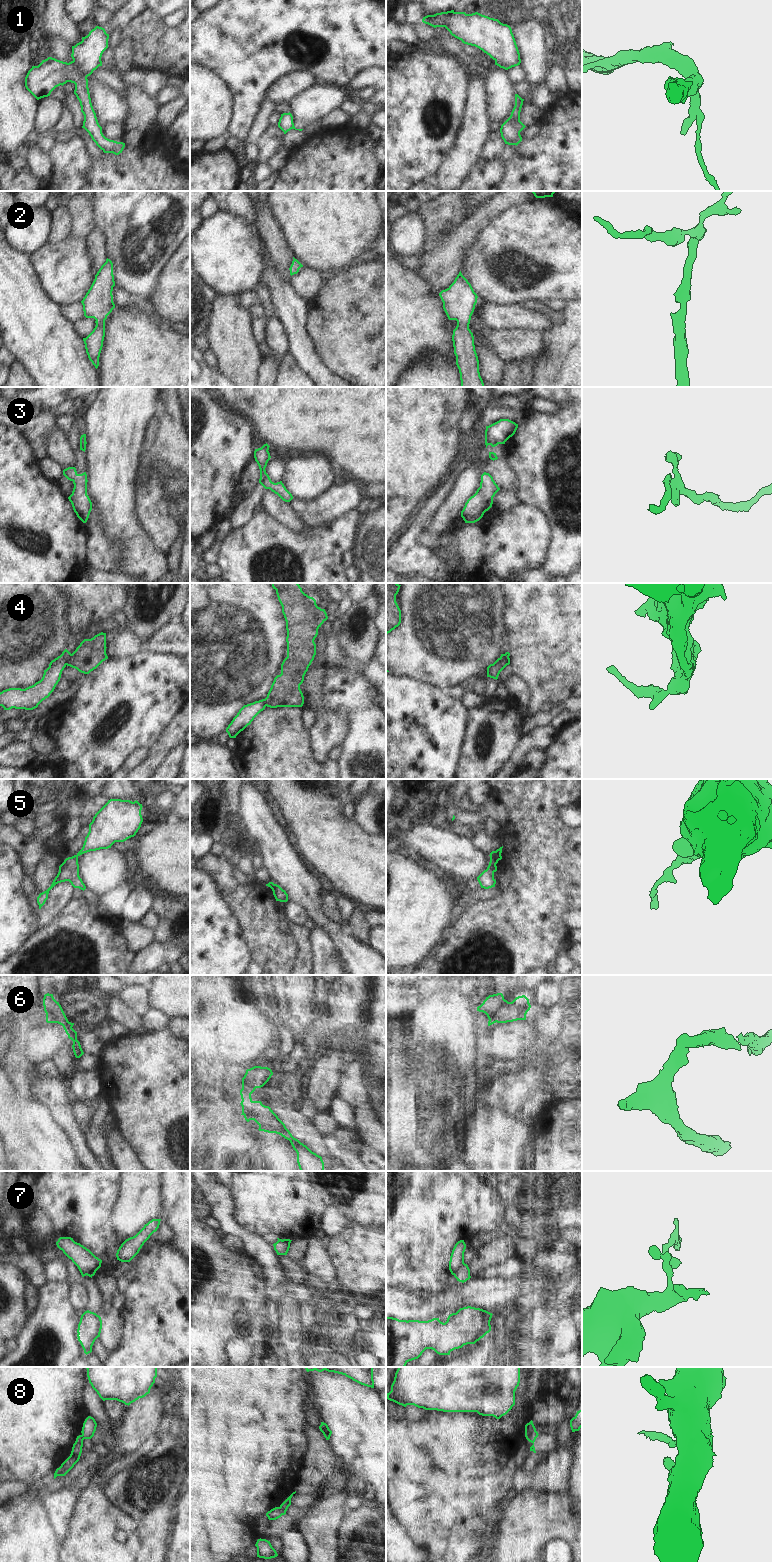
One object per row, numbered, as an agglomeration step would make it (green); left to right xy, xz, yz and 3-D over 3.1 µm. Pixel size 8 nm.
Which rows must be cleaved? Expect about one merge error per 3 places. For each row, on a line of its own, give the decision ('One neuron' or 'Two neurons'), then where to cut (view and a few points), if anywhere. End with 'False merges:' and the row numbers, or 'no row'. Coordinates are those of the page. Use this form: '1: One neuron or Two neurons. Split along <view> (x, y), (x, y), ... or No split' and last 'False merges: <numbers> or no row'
1: Two neurons. Split along yz (514, 117), (514, 127), (519, 133)
2: One neuron. No split
3: One neuron. No split
4: Two neurons. Split along xy (71, 654), (66, 664)
5: Two neurons. Split along yz (490, 856), (497, 861)
6: Two neurons. Split along yz (504, 999), (496, 1021)
7: Two neurons. Split along yz (463, 1262), (453, 1274)
8: Two neurons. Split along yz (535, 1428), (526, 1438)
False merges: 1, 4, 5, 6, 7, 8.

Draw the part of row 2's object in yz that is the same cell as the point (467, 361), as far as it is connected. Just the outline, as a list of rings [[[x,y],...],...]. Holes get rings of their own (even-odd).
[[[461,271],[454,282],[447,289],[442,290],[439,296],[448,319],[457,321],[452,341],[461,387],[484,387],[479,372],[474,336],[469,329],[478,296]]]

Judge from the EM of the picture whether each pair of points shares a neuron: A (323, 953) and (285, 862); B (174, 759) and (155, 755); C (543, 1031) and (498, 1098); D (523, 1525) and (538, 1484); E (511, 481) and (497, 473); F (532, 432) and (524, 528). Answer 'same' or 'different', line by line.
A: different
B: different
C: same
D: different
E: same
F: different

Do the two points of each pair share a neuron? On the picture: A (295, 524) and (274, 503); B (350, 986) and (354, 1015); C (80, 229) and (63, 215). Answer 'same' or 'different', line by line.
A: same
B: same
C: different

